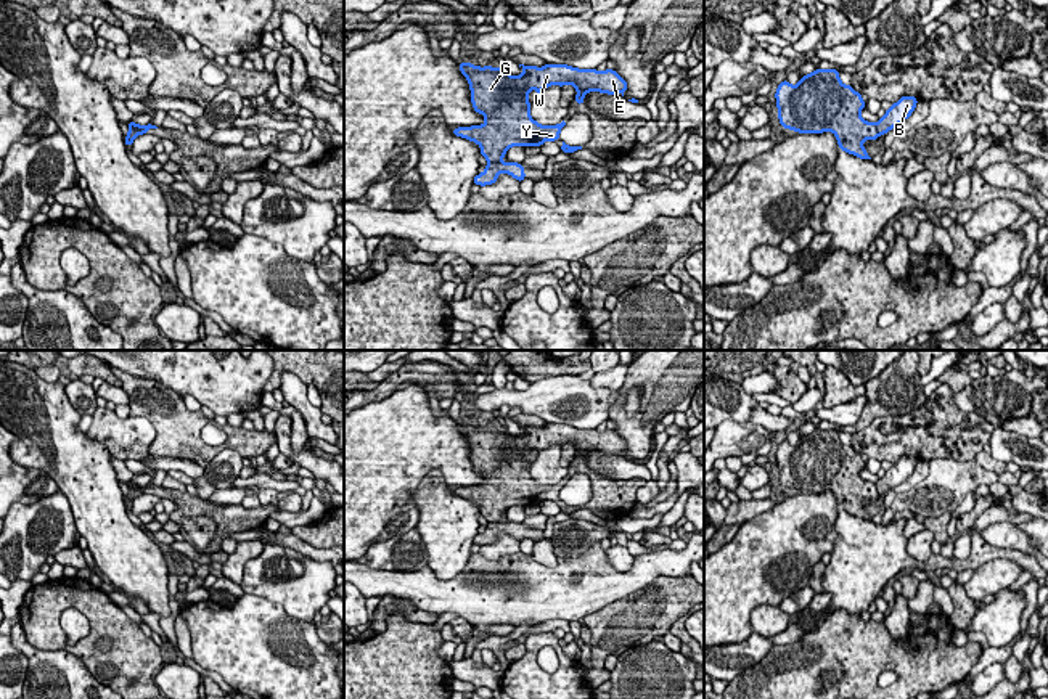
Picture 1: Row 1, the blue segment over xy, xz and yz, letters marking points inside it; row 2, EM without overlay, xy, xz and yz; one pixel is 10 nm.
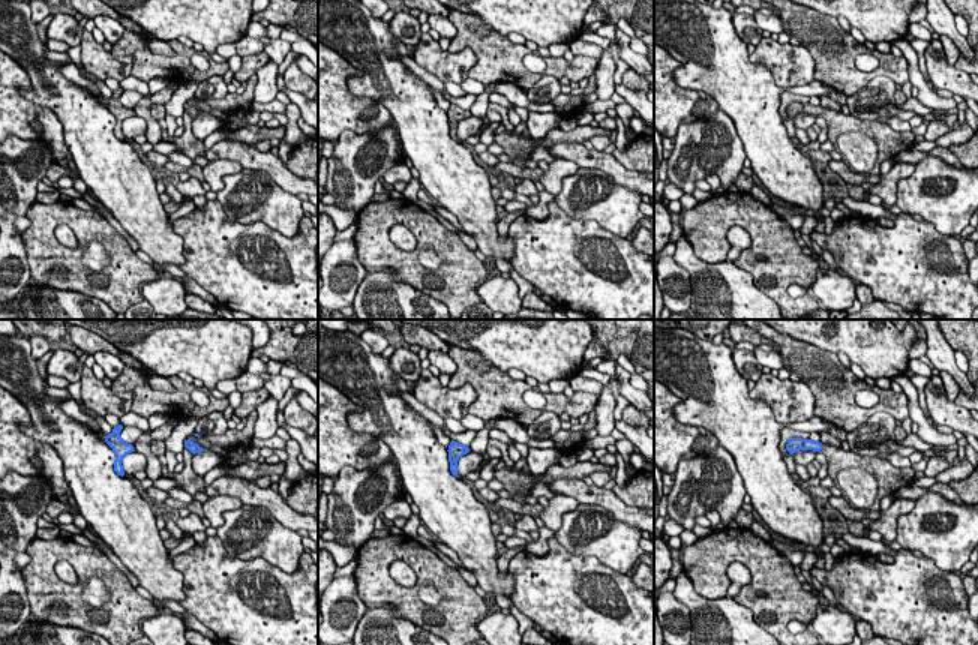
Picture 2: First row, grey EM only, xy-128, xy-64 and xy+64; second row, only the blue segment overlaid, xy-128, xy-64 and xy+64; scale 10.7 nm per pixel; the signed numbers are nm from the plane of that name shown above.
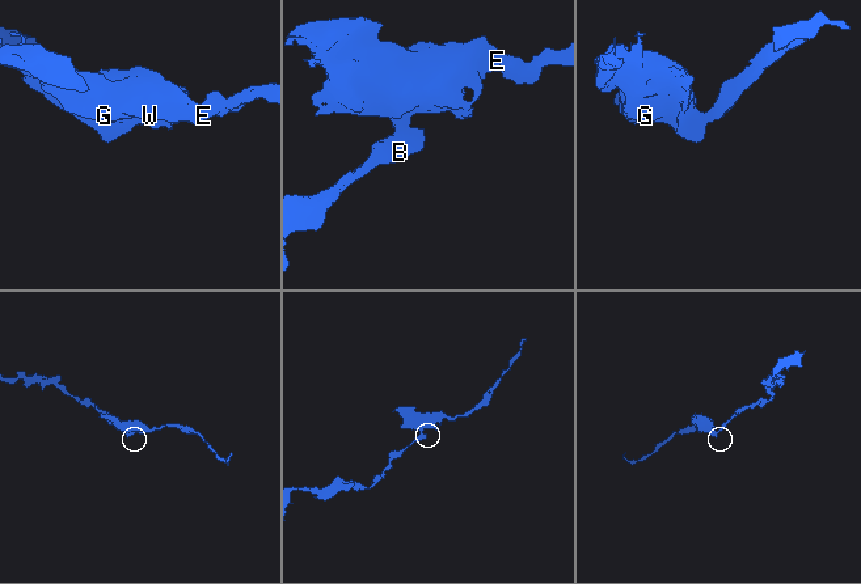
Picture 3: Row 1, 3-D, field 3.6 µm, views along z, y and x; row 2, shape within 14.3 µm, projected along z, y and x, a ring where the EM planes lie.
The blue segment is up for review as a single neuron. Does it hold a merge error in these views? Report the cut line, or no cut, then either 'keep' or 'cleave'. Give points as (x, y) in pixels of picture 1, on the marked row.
xy (129, 127), (137, 127), (142, 132) | cleave

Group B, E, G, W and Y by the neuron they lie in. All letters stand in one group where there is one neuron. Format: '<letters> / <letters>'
B / E G W Y

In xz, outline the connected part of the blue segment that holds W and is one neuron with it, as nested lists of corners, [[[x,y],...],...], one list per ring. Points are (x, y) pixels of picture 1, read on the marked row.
[[[465,61],[458,66],[468,79],[471,101],[476,112],[485,117],[482,125],[453,129],[453,135],[471,140],[481,146],[487,162],[500,162],[511,146],[542,146],[547,140],[556,141],[563,121],[558,125],[540,125],[530,117],[527,96],[532,88],[537,95],[550,85],[569,85],[579,92],[575,103],[583,104],[588,92],[609,95],[625,93],[627,82],[612,69],[577,69],[566,64],[545,64],[543,67],[524,66],[524,71],[513,77],[506,67],[479,67]]]

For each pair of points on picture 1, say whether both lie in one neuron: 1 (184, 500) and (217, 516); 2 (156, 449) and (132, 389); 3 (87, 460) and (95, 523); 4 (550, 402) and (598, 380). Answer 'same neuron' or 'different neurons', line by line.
1: same neuron
2: same neuron
3: same neuron
4: different neurons

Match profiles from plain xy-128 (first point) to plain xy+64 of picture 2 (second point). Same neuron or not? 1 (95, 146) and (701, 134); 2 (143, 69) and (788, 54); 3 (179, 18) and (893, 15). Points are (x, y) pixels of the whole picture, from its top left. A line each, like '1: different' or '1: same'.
1: different
2: different
3: same

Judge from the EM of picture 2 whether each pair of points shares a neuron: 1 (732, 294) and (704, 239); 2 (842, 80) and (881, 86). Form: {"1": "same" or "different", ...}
{"1": "different", "2": "different"}

